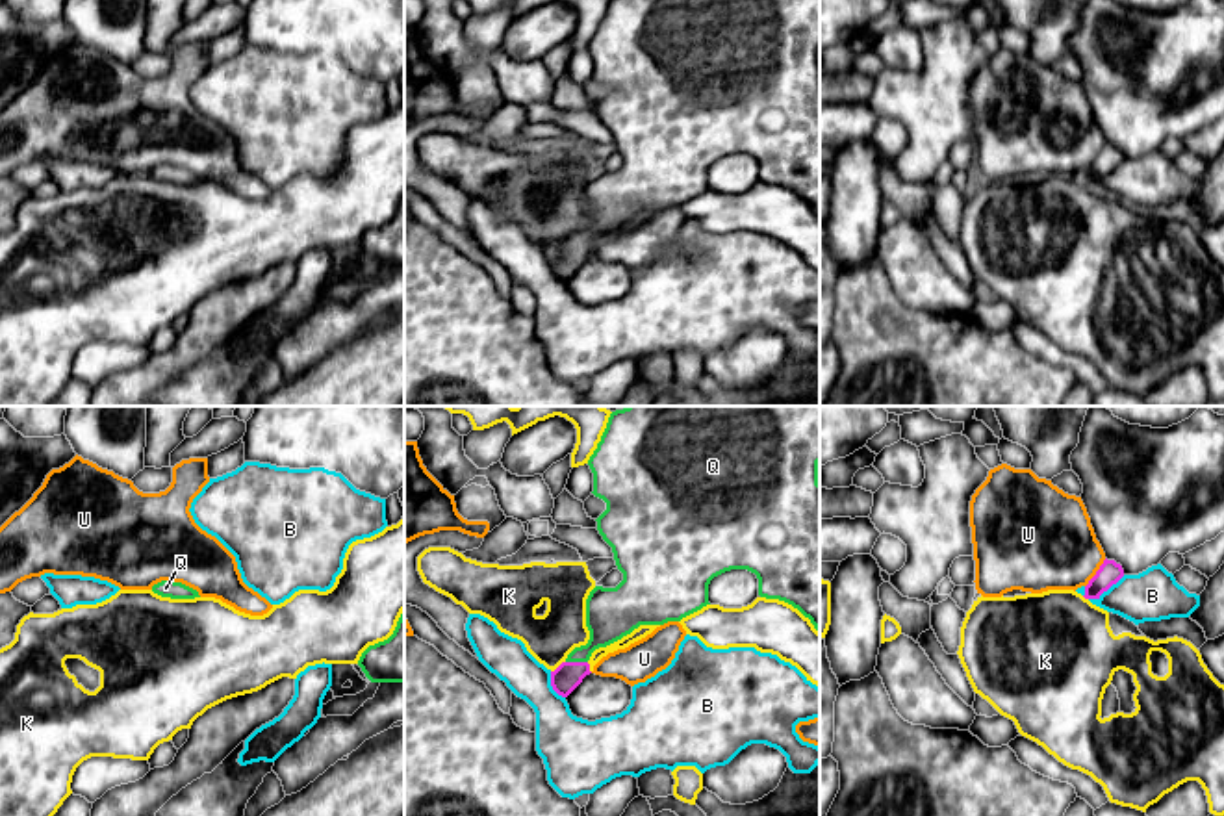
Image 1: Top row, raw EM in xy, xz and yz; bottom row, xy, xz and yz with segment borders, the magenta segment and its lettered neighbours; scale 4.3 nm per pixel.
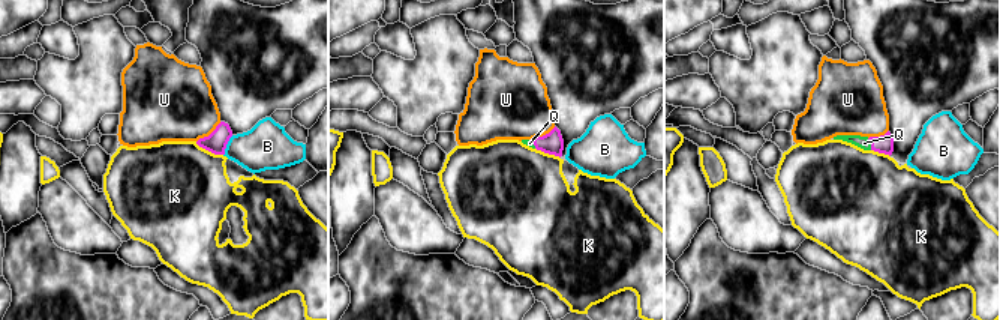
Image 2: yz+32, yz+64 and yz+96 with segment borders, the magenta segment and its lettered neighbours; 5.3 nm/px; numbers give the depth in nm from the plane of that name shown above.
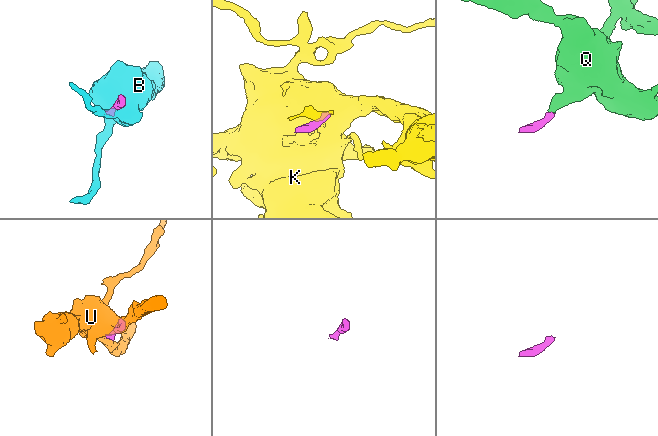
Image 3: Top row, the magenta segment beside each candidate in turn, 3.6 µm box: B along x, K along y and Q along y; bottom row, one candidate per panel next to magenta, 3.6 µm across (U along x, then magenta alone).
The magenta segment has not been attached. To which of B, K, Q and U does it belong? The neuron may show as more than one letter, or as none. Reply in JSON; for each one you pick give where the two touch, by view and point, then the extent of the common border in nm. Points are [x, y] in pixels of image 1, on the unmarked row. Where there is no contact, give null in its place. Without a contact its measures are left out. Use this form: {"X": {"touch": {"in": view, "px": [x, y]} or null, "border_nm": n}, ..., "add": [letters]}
{"Q": {"touch": {"in": "xz", "px": [577, 247]}, "border_nm": 100}, "add": ["Q"]}

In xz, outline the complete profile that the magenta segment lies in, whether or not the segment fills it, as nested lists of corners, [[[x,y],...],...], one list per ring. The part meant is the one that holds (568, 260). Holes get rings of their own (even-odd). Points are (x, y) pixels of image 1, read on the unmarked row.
[[[610,0],[588,50],[593,57],[592,78],[606,87],[606,95],[595,104],[597,115],[612,132],[623,165],[616,172],[595,171],[590,176],[590,224],[551,256],[553,274],[567,282],[592,258],[592,237],[640,210],[681,206],[710,189],[710,165],[731,154],[755,158],[760,182],[792,189],[820,217],[818,48],[820,0]]]

